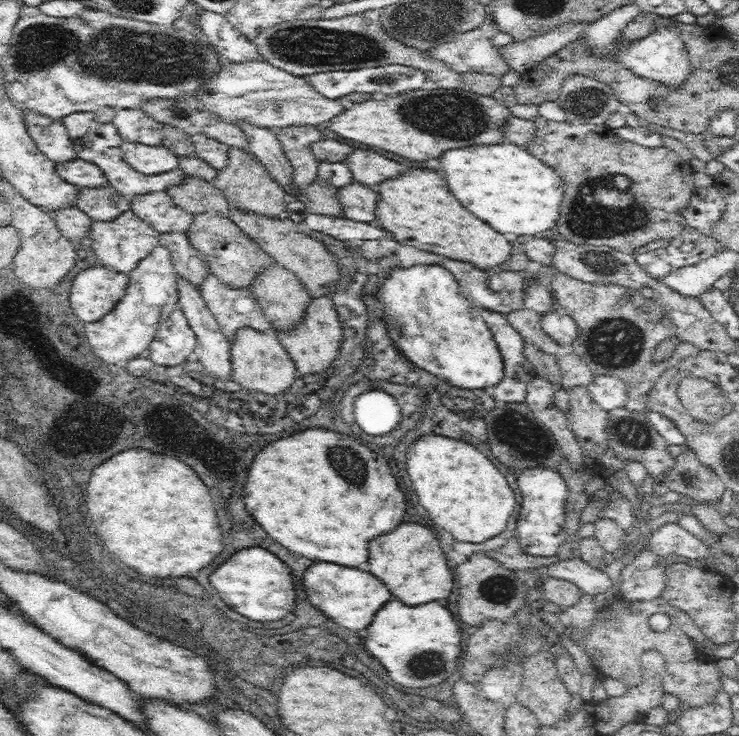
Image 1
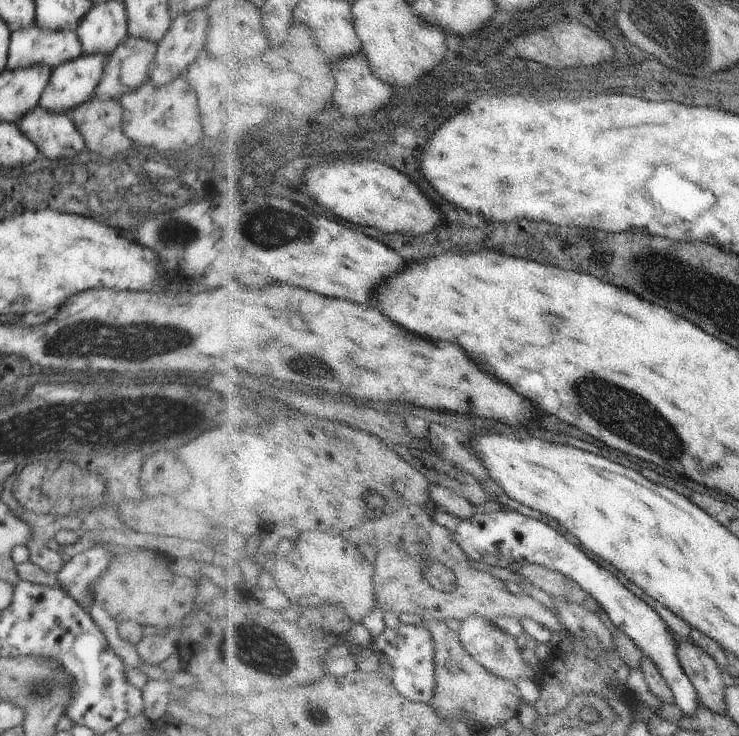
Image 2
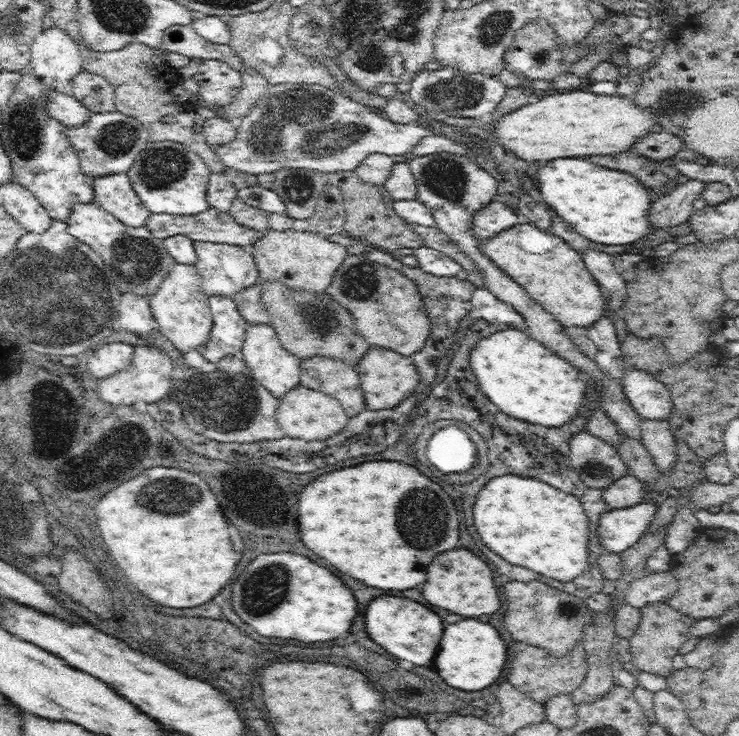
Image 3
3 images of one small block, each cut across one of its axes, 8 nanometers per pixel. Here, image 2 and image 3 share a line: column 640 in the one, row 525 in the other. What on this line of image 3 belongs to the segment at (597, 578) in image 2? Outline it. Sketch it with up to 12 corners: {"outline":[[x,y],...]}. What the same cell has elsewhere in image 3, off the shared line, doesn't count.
{"outline":[[657,501],[608,508],[596,534],[620,555],[640,541]]}

